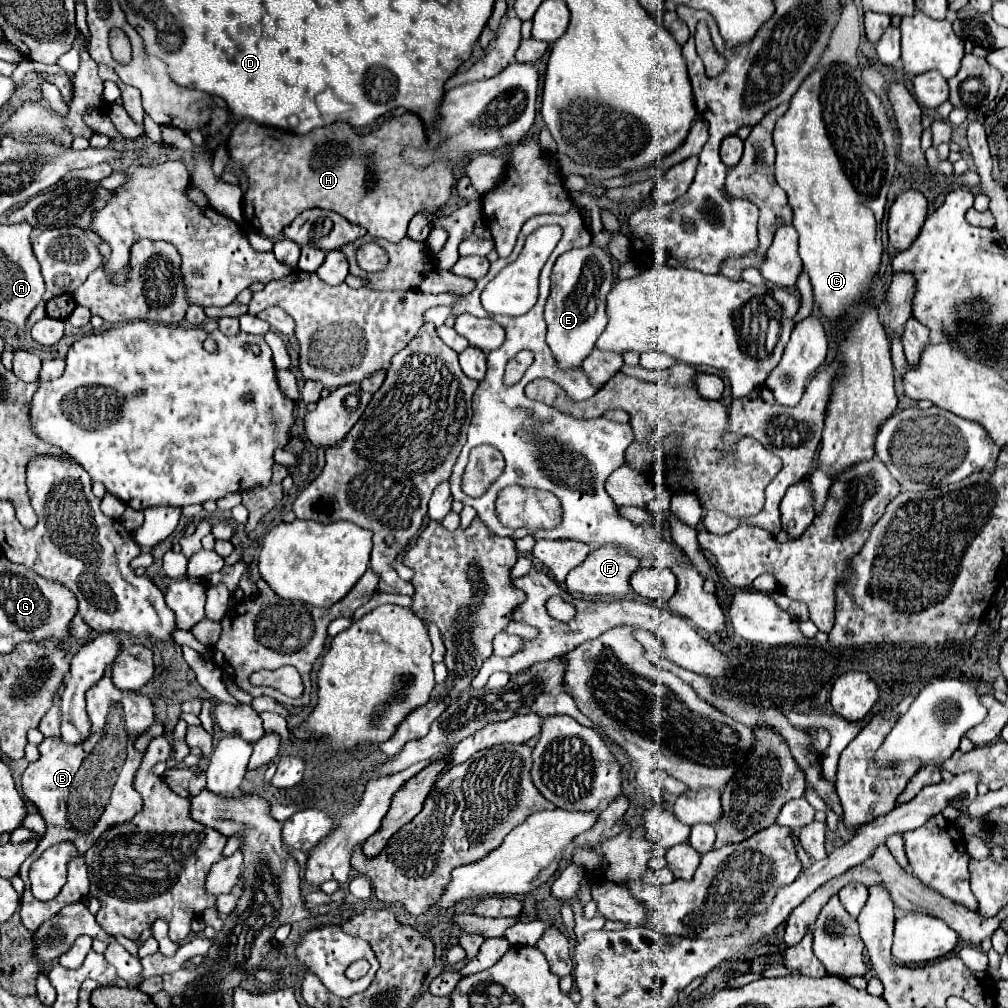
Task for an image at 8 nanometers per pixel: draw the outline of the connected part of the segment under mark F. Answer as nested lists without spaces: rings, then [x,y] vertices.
[[[604,544],[598,550],[592,550],[588,554],[588,558],[572,568],[566,576],[566,588],[570,594],[584,594],[584,596],[614,596],[614,598],[624,598],[630,594],[630,576],[638,570],[640,560],[632,554],[628,554],[628,550],[622,550],[616,544]]]

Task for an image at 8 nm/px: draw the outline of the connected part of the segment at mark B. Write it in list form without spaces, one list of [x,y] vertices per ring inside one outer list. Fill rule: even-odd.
[[[106,672],[100,682],[96,682],[86,692],[86,710],[92,722],[92,738],[80,746],[64,746],[60,738],[46,738],[38,746],[40,760],[30,764],[22,774],[24,798],[38,808],[46,822],[46,834],[38,842],[38,848],[20,866],[20,878],[26,884],[20,916],[22,924],[30,932],[38,930],[46,920],[54,918],[66,904],[72,904],[88,894],[90,878],[84,860],[86,850],[98,842],[104,830],[132,820],[134,814],[142,810],[142,798],[132,786],[134,770],[142,762],[142,754],[134,750],[134,740],[154,722],[152,700],[140,692],[116,688],[112,684],[110,672]],[[68,840],[74,842],[78,852],[78,856],[68,862],[68,880],[54,900],[40,902],[30,892],[30,866],[42,856],[44,850]]]

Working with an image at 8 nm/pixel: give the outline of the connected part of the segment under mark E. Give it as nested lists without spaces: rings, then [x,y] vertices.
[[[588,244],[564,252],[552,268],[552,290],[546,302],[544,320],[548,326],[546,344],[554,352],[560,368],[580,366],[582,360],[592,352],[598,336],[604,332],[608,322],[606,296],[614,284],[612,258],[598,246]]]

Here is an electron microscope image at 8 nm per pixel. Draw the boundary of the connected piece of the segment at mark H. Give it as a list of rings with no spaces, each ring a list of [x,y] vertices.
[[[412,112],[362,136],[348,122],[334,122],[300,136],[244,118],[232,130],[226,148],[248,176],[244,216],[258,234],[268,238],[276,238],[302,210],[324,208],[356,226],[364,226],[376,238],[400,242],[410,218],[420,210],[436,212],[446,204],[456,182],[446,158],[422,168],[404,160],[406,148],[430,148],[426,128]]]

